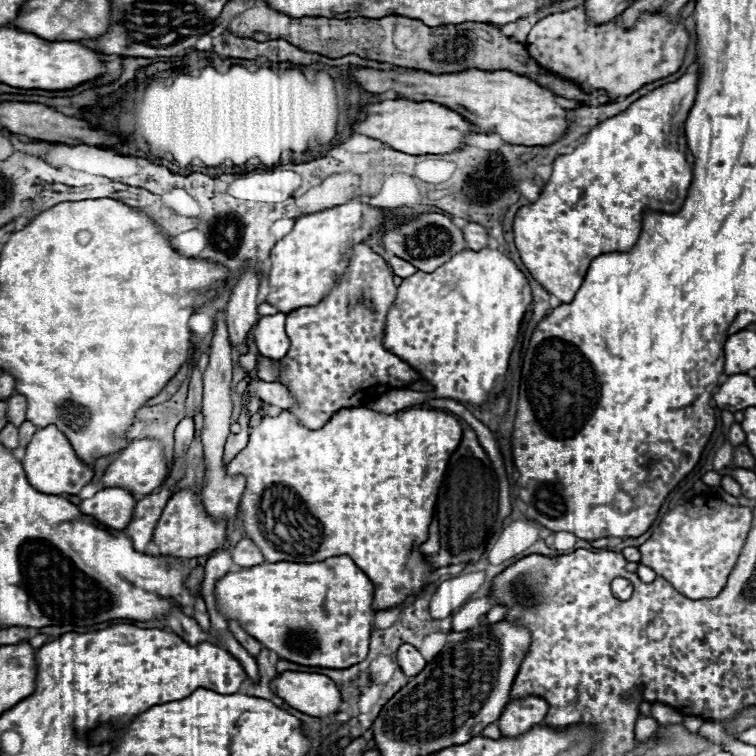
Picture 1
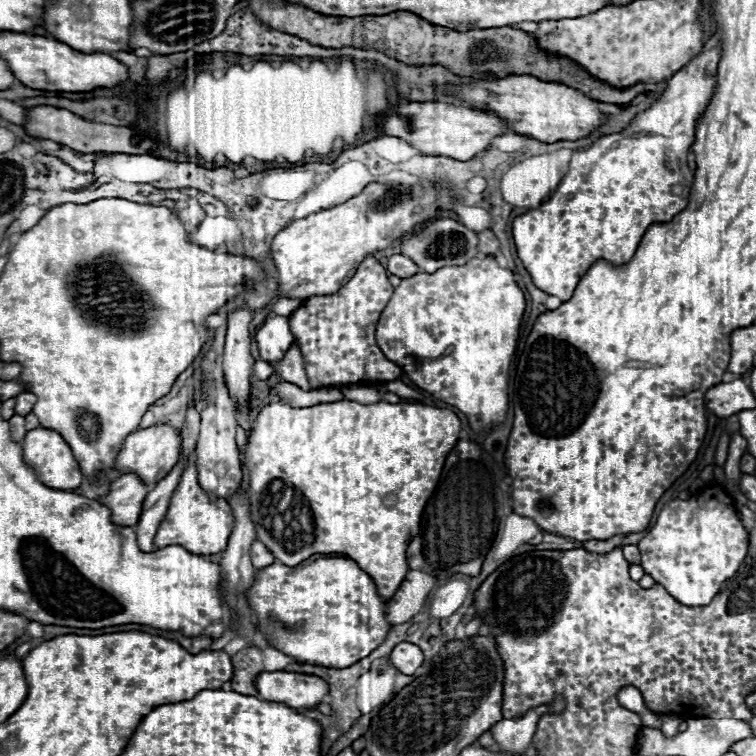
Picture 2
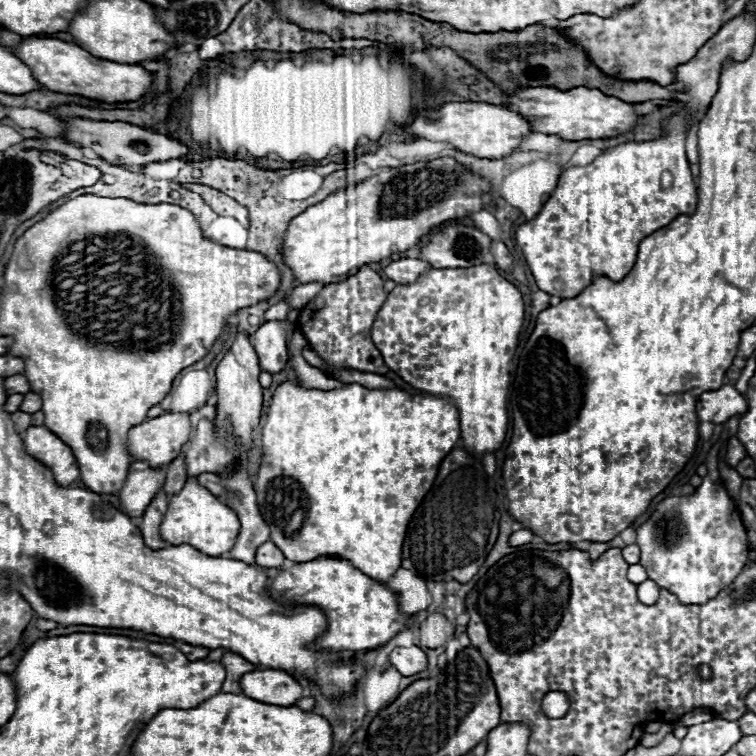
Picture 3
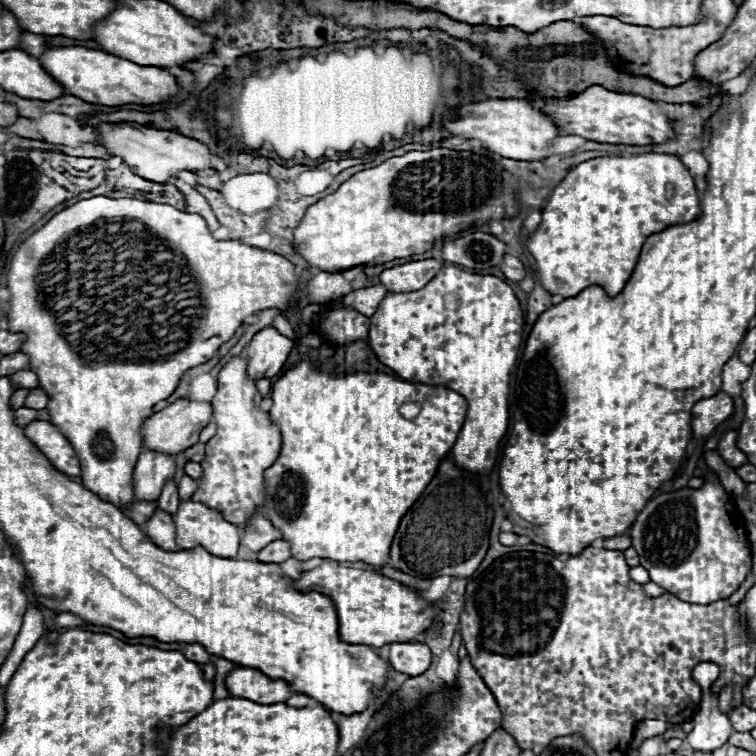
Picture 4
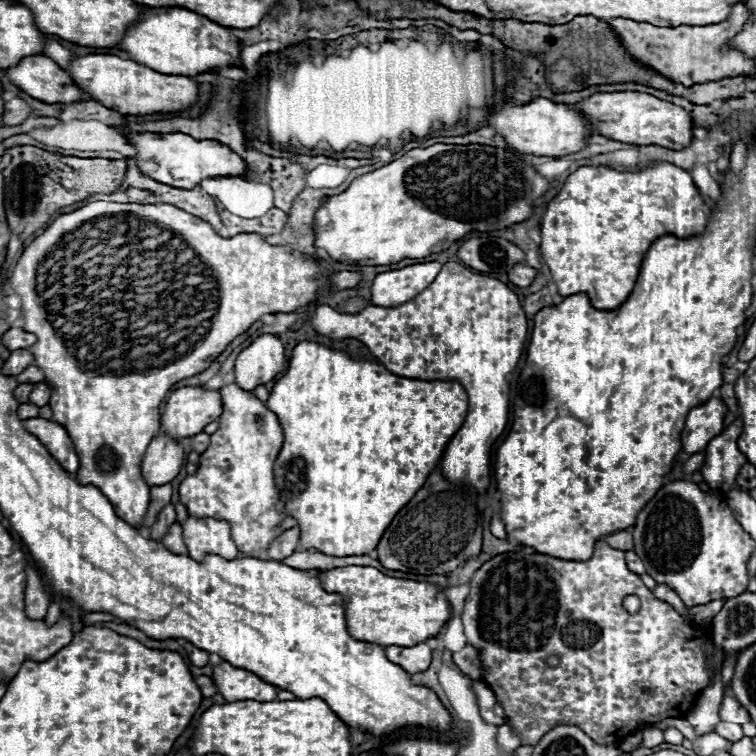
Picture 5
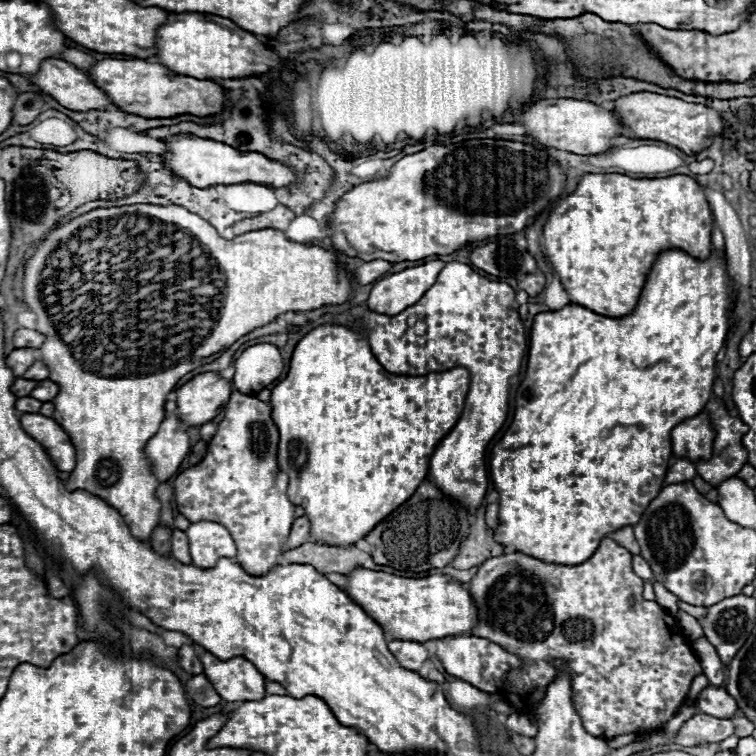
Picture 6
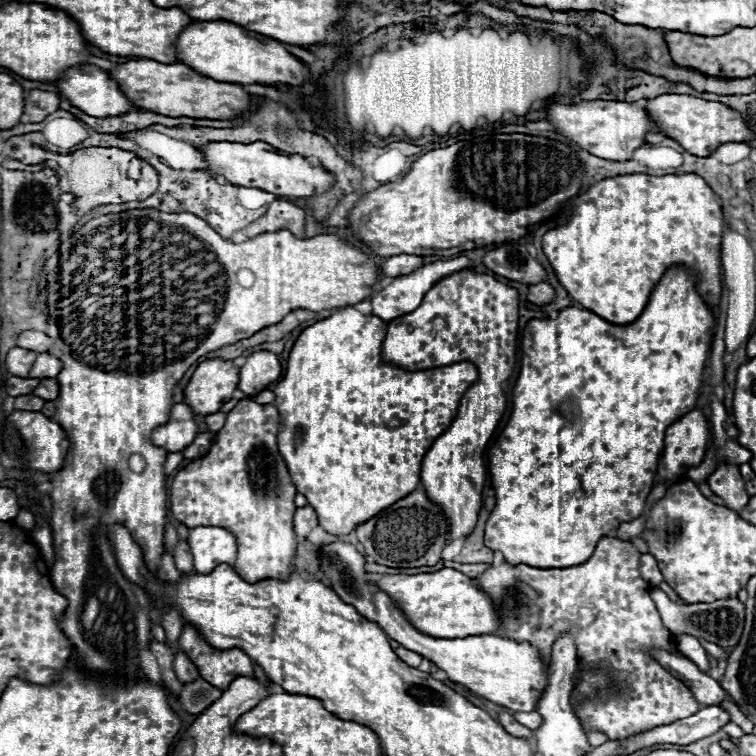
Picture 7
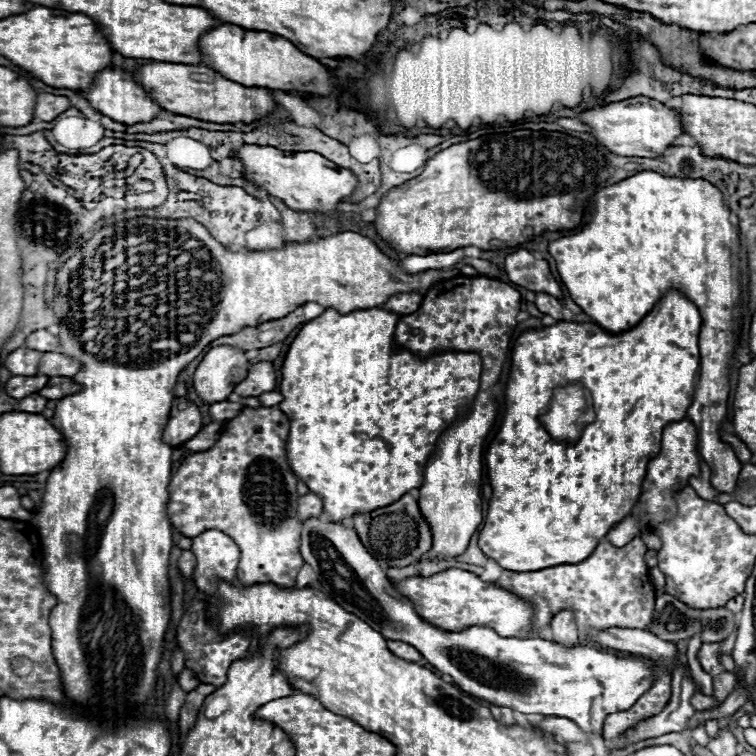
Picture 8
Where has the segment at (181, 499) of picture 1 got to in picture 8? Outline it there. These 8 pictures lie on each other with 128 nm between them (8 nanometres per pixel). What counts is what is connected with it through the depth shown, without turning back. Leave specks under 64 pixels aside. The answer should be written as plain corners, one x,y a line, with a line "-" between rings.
204,530
194,536
192,548
196,556
194,582
200,592
214,594
216,580
236,580
236,566
240,560
240,550
230,536
220,530

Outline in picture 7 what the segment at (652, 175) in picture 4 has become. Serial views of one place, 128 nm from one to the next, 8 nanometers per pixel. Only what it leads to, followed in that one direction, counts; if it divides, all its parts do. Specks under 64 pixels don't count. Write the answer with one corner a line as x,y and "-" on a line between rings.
624,174
598,180
584,194
576,196
572,200
572,214
568,222
564,226
548,230
542,238
542,246
560,284
576,302
612,324
630,324
642,314
652,288
672,264
684,264
690,270
698,272
698,290
706,298
710,308
718,314
722,290
718,250
724,226
726,224
722,208
714,202
714,192
700,176

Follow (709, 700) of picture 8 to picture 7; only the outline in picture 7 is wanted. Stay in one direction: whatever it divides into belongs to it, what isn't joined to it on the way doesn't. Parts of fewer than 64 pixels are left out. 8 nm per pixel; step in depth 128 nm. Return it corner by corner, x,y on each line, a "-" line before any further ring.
726,700
724,704
720,704
728,714
730,714
730,720
734,722
734,724
738,724
742,730
744,730
744,734
752,734
752,728
754,728
754,724
740,712
740,708
734,704
734,702
730,702
730,700

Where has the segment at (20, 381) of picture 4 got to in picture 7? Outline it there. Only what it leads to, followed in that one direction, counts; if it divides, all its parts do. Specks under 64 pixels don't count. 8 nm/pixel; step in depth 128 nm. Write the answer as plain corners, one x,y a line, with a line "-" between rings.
44,352
44,354
38,354
28,378
40,378
40,380
42,378
54,378
60,372
60,368
62,368
60,360
56,360
54,356

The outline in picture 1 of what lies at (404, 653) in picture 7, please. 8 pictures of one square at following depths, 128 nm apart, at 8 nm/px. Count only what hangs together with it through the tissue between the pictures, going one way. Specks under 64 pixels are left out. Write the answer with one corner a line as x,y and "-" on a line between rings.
402,644
402,646
400,646
400,650
398,650
398,654
396,654
396,660
398,660
402,672
404,672
408,678
416,676
416,674
422,672
424,666
426,666
426,660
422,658
422,654
420,654
414,646
410,646
410,644

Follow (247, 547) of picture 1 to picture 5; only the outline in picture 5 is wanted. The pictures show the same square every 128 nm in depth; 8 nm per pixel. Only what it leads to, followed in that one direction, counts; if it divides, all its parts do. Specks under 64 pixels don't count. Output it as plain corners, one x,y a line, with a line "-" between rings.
298,526
286,530
284,534
280,534
278,538
274,538
266,550
266,556
268,560
284,560
288,558
290,554
296,552
298,548
298,542
300,542
300,530

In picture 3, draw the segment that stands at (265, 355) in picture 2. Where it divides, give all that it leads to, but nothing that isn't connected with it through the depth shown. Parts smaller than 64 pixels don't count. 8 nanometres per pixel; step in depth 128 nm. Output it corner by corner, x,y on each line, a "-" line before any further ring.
268,320
250,338
252,346
256,348
262,370
268,370
274,374
286,366
288,362
286,340
288,340
288,332
294,332
294,328
296,326
290,320
284,320
284,322

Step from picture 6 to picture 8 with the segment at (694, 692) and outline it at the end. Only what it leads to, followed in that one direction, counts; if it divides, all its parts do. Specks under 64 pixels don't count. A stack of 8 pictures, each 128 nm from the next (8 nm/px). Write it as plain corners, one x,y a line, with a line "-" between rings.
702,644
698,650
697,659
706,672
710,672
710,668
718,666
718,654
720,654
720,646
718,644

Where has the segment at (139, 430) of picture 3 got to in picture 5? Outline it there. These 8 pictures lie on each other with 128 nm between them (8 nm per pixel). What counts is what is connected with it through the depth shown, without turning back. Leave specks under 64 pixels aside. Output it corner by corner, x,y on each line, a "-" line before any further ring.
180,388
166,402
166,410
160,416
160,430
174,440
184,440
200,434
206,424
218,420
220,412
222,402
216,390

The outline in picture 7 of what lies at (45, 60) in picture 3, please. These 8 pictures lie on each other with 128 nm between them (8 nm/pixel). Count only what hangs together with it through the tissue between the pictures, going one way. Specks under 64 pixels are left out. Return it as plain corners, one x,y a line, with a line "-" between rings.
130,60
116,64
108,70
110,78
118,84
120,92
132,100
134,106
150,110
162,116
188,116
188,118
208,118
208,120
228,120
248,110
250,94
238,84
216,82
206,78
184,64
160,64
156,60

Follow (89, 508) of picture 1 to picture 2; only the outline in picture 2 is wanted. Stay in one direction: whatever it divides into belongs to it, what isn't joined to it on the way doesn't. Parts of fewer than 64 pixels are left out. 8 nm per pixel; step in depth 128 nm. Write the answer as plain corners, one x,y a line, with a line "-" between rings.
122,474
112,484
106,496
100,496
98,502
110,508
112,522
120,526
134,526
140,518
144,496
148,486
140,482
136,474

